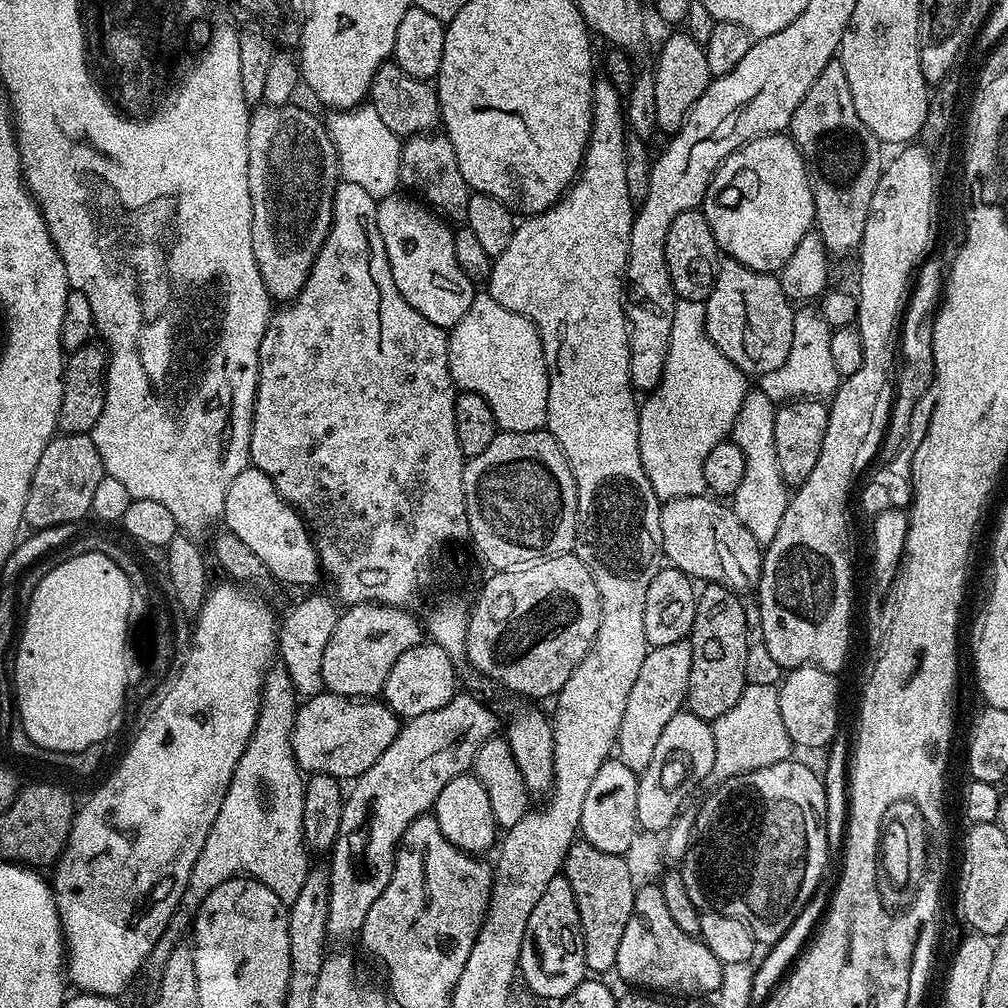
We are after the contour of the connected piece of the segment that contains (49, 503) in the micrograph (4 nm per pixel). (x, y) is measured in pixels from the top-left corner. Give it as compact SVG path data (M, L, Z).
M82 432L57 434L42 450L34 478L24 507L24 524L29 529L39 530L62 526L64 523L77 523L91 513L94 490L105 476L102 458L94 446L91 435Z

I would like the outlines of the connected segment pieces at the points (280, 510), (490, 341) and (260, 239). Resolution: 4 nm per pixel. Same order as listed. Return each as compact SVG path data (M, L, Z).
M249 466L230 482L222 524L242 541L242 546L250 546L250 550L262 558L266 570L281 585L316 584L322 580L320 554L308 525L303 516L284 501L282 494L278 494L274 482L270 482L262 470Z
M477 294L470 302L470 310L458 318L458 322L448 332L448 365L452 375L452 383L456 385L460 392L473 392L482 398L490 406L490 410L496 419L496 426L502 432L538 432L547 425L548 422L548 363L544 357L544 343L540 340L540 331L534 327L522 314L514 314L514 310L506 310L502 302L498 302L487 294Z
M296 102L287 104L261 103L248 118L248 181L250 182L250 206L252 207L252 245L254 258L258 266L258 274L262 274L262 282L266 286L269 296L276 302L290 302L302 290L306 278L312 269L312 263L318 258L322 246L328 237L332 225L332 196L336 193L336 186L341 179L340 163L334 150L334 142L330 138L325 121L319 120L312 112L299 108Z

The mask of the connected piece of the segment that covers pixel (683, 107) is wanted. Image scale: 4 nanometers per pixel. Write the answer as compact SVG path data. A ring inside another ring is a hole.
M683 30L673 32L676 33L665 42L664 49L656 60L656 72L654 71L654 98L658 109L656 126L665 134L678 131L682 122L690 114L694 102L702 98L708 83L714 79L710 66L706 62L704 45L694 42L694 38L690 38Z

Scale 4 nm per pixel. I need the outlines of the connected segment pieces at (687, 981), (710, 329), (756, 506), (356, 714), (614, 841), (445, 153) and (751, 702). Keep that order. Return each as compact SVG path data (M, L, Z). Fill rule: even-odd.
M655 883L642 885L637 887L636 897L634 898L634 910L630 914L630 922L626 922L626 930L622 930L622 942L618 945L618 958L616 959L615 975L620 975L622 979L628 983L628 986L635 986L640 990L655 990L660 994L672 994L668 992L677 992L683 998L704 998L709 994L715 993L722 982L722 965L718 958L714 958L714 954L710 954L708 947L700 941L699 938L686 935L682 930L678 930L674 918L670 915L670 910L666 906L666 898L662 898L662 890Z
M721 259L720 269L714 282L714 290L704 301L706 310L706 334L734 366L743 370L749 378L765 376L767 372L778 370L786 362L790 354L790 346L794 342L794 311L793 301L782 290L779 275L770 272L759 272L742 266L737 260Z
M759 390L749 391L748 397L742 402L742 410L738 410L738 418L732 427L730 437L732 443L742 450L746 458L746 474L742 474L742 486L730 498L730 506L734 514L738 514L738 522L750 530L761 546L767 546L774 542L774 534L778 534L778 525L782 522L782 514L786 514L786 506L790 499L789 485L784 483L782 474L778 470L778 458L774 454L774 418L776 417L777 405L766 394Z
M323 690L316 696L307 697L297 707L296 721L292 727L292 752L296 756L301 772L305 774L321 772L327 776L335 776L341 782L352 782L366 770L370 770L370 766L374 766L378 758L382 758L382 750L386 750L386 746L394 742L401 727L401 717L379 699L339 696Z
M610 758L598 766L598 775L586 794L586 803L582 805L582 818L580 819L580 836L590 845L598 846L606 854L623 856L630 849L630 840L638 831L636 815L638 814L638 774L630 770L619 758Z
M421 134L407 137L400 149L398 174L400 188L407 190L413 197L419 198L441 217L449 221L466 221L466 206L470 189L466 178L462 178L462 170L458 170L458 158L454 158L454 146L448 141L447 136Z
M745 684L742 698L726 710L712 724L714 734L714 766L710 770L708 780L719 785L735 775L746 774L766 766L774 766L774 762L782 762L793 755L794 745L790 734L786 734L786 726L782 723L780 694L770 686L754 686Z

